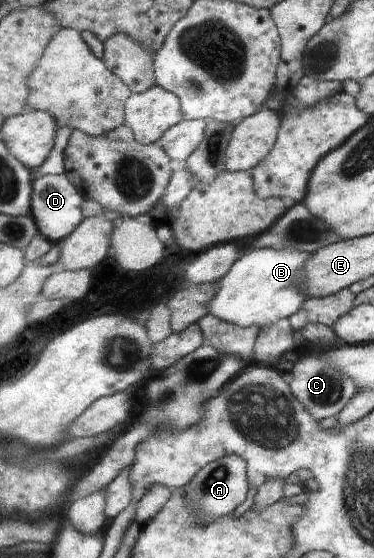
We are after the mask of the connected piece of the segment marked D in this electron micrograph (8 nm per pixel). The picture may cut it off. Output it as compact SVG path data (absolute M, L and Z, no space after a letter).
M65 171L60 174L47 174L34 180L32 215L38 222L41 233L55 243L62 243L74 234L77 225L81 225L81 195L75 191L75 183Z

